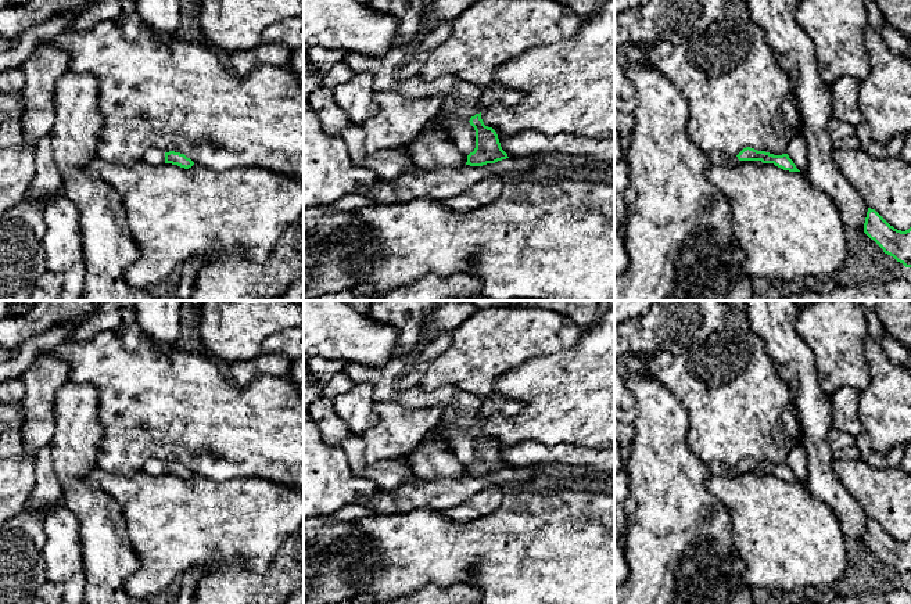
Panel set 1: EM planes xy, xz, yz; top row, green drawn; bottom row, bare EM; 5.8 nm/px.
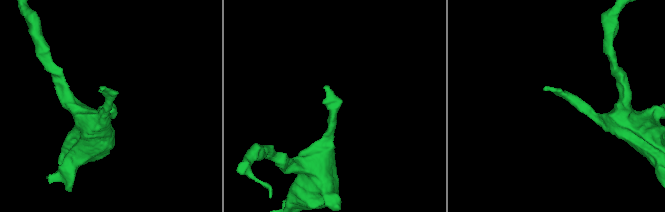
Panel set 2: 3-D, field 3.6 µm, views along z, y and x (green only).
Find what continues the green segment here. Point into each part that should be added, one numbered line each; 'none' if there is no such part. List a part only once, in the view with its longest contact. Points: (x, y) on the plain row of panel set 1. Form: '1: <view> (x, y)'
1: xz (461, 409)

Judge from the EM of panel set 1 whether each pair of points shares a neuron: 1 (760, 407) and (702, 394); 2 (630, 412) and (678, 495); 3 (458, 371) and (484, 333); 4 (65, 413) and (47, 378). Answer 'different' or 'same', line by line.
1: same
2: different
3: same
4: different

